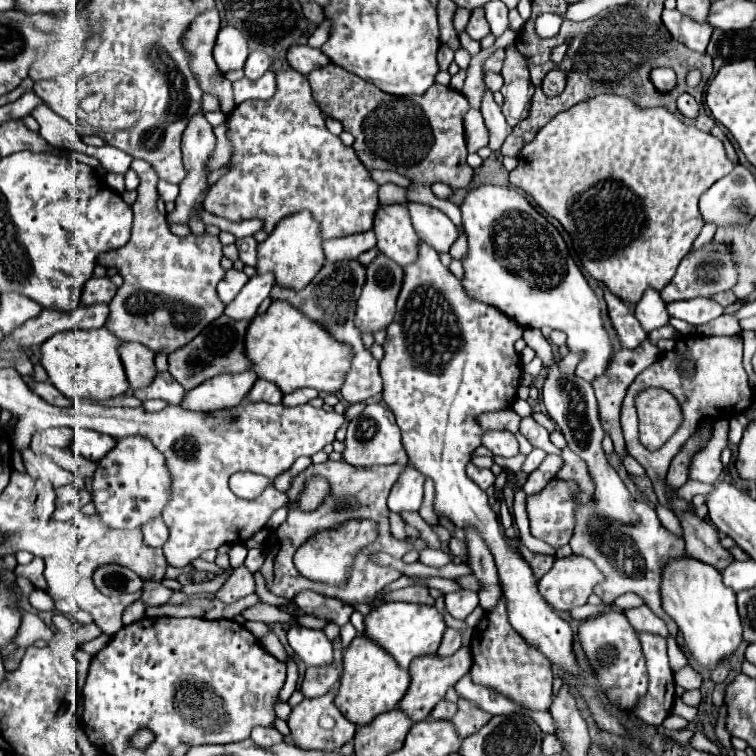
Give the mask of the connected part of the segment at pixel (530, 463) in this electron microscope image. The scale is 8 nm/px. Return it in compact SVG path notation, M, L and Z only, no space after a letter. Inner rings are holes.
M532 450L528 456L526 456L526 462L522 464L522 468L520 468L520 472L524 472L524 474L530 474L540 462L542 462L542 458L546 456L546 452L542 452L542 450Z

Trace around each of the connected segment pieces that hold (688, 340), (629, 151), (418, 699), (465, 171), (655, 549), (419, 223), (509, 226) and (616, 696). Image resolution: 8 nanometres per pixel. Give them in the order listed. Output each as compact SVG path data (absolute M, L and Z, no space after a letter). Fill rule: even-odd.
M698 334L684 336L684 338L676 340L674 350L664 352L650 368L646 368L642 374L638 374L638 378L630 384L630 388L626 392L626 398L622 404L622 416L620 416L626 446L628 446L630 454L644 466L648 478L652 480L652 486L654 486L660 506L666 506L668 510L672 510L668 494L666 494L666 484L664 484L668 466L670 466L672 458L680 452L684 442L690 438L694 428L700 424L700 420L712 420L716 416L722 416L724 412L744 412L752 404L752 388L748 384L748 376L742 366L742 348L744 348L744 340L736 338L736 336L698 336ZM682 360L694 360L692 376L682 374L682 370L680 370ZM646 388L664 388L670 394L674 394L674 398L680 402L682 414L684 414L684 422L682 422L680 430L658 452L646 452L638 444L638 422L636 422L636 404L634 402L636 402L636 396Z
M598 94L598 96L594 96L594 98L586 100L586 102L580 102L580 104L572 106L566 112L556 114L550 124L546 124L542 130L538 130L536 138L532 142L528 142L518 152L518 166L510 172L510 184L516 186L516 188L522 188L526 194L530 194L540 208L544 208L550 216L554 216L566 228L566 232L572 236L572 242L576 242L576 246L580 248L582 266L588 270L588 274L592 278L602 280L608 286L608 290L614 296L618 296L622 302L636 304L642 298L644 290L648 290L648 288L662 290L674 278L680 260L690 252L692 242L696 240L696 236L700 234L700 230L704 226L704 222L700 218L700 212L698 212L698 198L716 180L730 174L734 170L734 166L736 164L730 162L730 158L726 156L724 146L722 146L722 142L718 138L710 136L708 132L698 130L694 124L688 124L688 122L680 120L670 110L666 110L666 108L640 108L638 104L634 104L626 96Z
M462 646L458 652L454 652L452 656L438 656L438 654L426 654L426 656L418 656L414 658L414 662L410 664L410 688L404 694L404 698L400 700L398 708L402 708L410 718L414 718L412 722L420 722L426 720L428 714L432 712L432 708L444 698L446 690L452 688L462 676L466 676L470 672L472 666L472 654L468 646Z
M336 64L314 70L308 80L322 112L342 122L344 130L356 138L352 148L368 170L396 170L418 184L446 182L452 190L470 184L472 168L466 164L462 126L470 104L460 92L432 84L420 96L390 96Z
M560 431L552 432L550 440L556 447L564 448L562 454L560 454L562 460L564 460L564 466L560 468L560 472L556 476L562 478L562 480L574 480L580 486L580 496L578 496L578 502L576 502L576 528L574 528L574 536L570 540L570 548L572 548L574 554L592 560L598 566L598 570L604 574L604 582L600 582L594 588L594 594L598 594L606 604L612 604L624 592L634 592L634 594L642 596L646 606L650 606L650 610L654 614L658 614L668 624L670 634L676 636L676 622L662 608L660 586L662 586L662 568L668 562L678 560L678 558L684 556L684 540L680 540L678 536L670 534L660 524L660 520L656 516L656 510L650 504L644 504L644 502L636 502L634 504L634 510L640 516L640 524L638 526L614 528L614 526L608 526L608 522L602 522L600 518L596 518L592 514L594 482L592 482L592 478L590 478L590 474L586 470L586 464L582 462L582 458L578 458L568 448L567 442Z
M408 202L406 208L410 212L412 226L422 242L430 244L436 252L448 252L458 238L458 230L452 220L442 210L428 204Z
M490 184L472 188L464 196L460 212L462 212L462 226L468 236L468 252L462 258L464 266L462 288L466 290L466 296L498 308L502 314L506 314L510 320L518 322L524 328L542 330L544 326L548 326L552 330L562 330L568 336L566 340L568 350L584 354L580 364L576 366L578 378L594 382L598 376L606 374L614 356L614 348L604 328L600 302L596 292L590 288L588 280L572 260L560 232L514 188L502 188Z
M604 612L598 618L592 618L584 622L578 630L578 638L582 642L584 652L590 658L590 664L594 666L598 674L600 688L608 694L608 698L624 710L630 710L630 706L636 702L636 698L646 694L648 686L648 674L646 674L646 664L640 648L640 640L634 634L634 628L626 620L622 612Z

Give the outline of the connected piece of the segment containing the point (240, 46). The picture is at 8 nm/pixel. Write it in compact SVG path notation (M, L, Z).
M222 26L218 32L218 40L214 46L214 60L218 68L226 74L230 70L238 70L244 66L248 58L248 42L244 34L236 26Z

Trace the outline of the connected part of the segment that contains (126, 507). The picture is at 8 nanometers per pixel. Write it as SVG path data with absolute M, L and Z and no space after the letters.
M124 438L118 440L114 450L110 450L100 462L92 476L92 502L96 506L102 522L116 530L138 530L146 522L152 522L162 514L166 502L170 502L170 470L166 470L166 462L162 454L152 446L146 438Z

